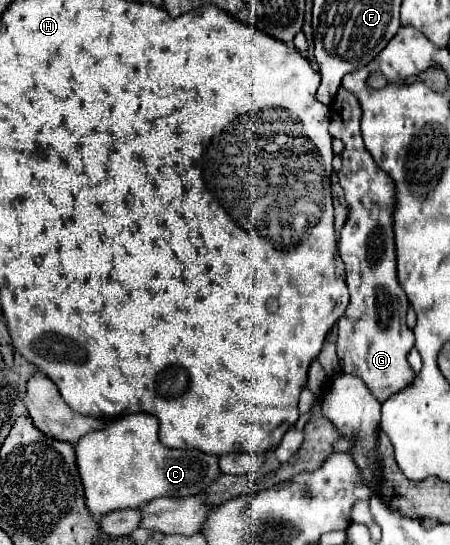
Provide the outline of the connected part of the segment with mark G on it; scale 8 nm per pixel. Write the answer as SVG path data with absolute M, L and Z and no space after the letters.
M341 86L331 102L329 132L345 146L339 182L349 204L349 218L341 230L339 254L345 264L351 302L337 322L337 356L343 372L361 378L371 394L379 402L385 402L389 396L403 390L415 376L407 364L407 354L413 348L415 338L405 324L409 300L397 278L395 234L391 222L391 210L395 210L395 186L391 186L391 178L387 178L387 174L375 166L371 154L367 154L361 140L359 120L361 106L357 98Z

